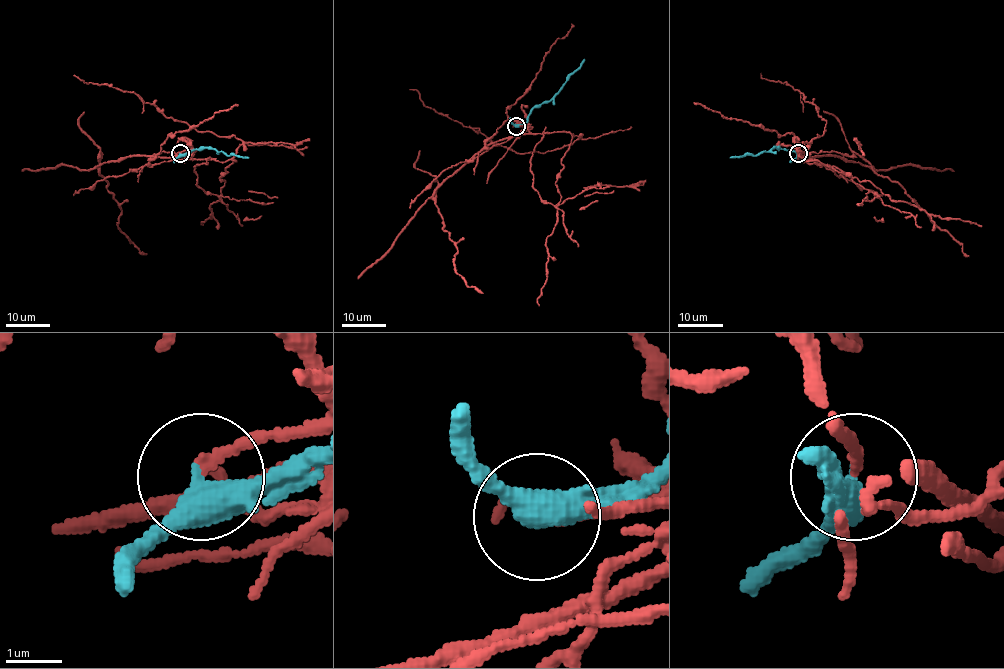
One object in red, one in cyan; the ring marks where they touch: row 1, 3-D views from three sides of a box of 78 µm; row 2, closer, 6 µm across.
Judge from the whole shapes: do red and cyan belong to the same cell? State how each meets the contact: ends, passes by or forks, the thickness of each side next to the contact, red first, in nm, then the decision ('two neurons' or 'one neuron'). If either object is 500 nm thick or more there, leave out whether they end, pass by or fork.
red ends; cyan passes by; calibres 170 and 440 nm; two neurons

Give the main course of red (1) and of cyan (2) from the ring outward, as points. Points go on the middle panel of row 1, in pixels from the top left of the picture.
1: (516, 126), (578, 137), (544, 153), (517, 153), (427, 108), (410, 89)
2: (516, 126), (522, 125), (534, 108), (548, 102), (584, 59)

